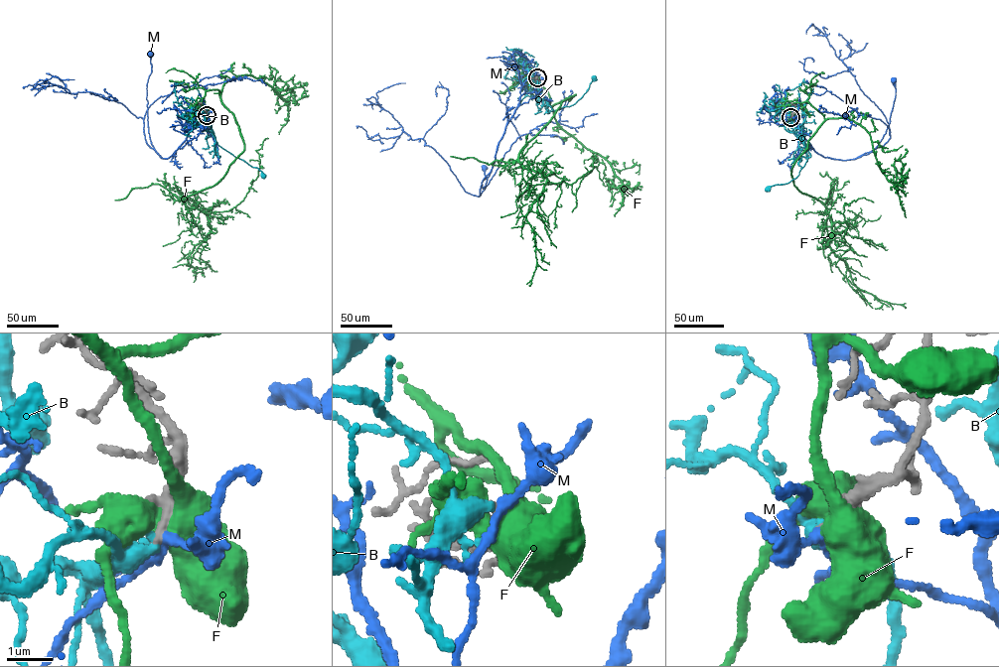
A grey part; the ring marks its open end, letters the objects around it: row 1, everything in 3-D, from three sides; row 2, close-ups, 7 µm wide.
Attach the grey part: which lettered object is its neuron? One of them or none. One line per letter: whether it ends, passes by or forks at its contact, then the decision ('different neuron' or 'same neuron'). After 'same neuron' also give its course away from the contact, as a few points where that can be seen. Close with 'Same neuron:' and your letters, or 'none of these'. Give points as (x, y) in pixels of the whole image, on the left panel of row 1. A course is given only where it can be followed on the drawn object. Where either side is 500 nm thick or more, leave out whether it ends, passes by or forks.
B: it forks; same neuron; course (207, 115), (215, 143), (258, 168), (263, 176)
F: different neuron
M: it passes by; different neuron
Same neuron: B

